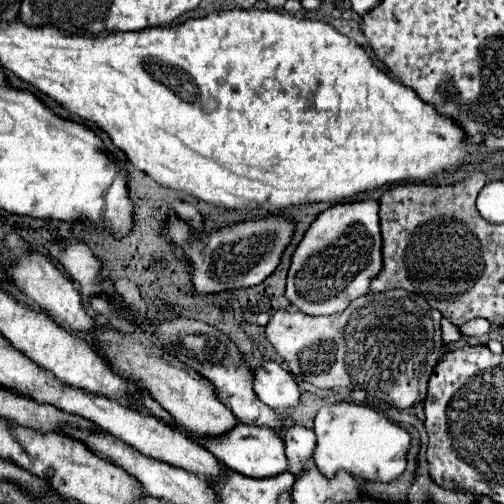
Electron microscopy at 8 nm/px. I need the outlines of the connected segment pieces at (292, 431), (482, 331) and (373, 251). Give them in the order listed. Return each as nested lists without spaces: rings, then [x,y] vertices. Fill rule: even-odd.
[[[289,424],[279,430],[279,436],[285,444],[285,456],[289,462],[289,472],[299,474],[303,468],[303,460],[313,456],[315,450],[315,434],[299,424]]]
[[[471,320],[463,326],[459,326],[459,332],[463,336],[485,336],[489,332],[489,328],[491,328],[491,324],[487,320]]]
[[[367,198],[331,206],[311,224],[293,254],[287,274],[287,300],[311,316],[343,312],[351,300],[369,292],[371,280],[381,272],[381,248],[377,200]]]

